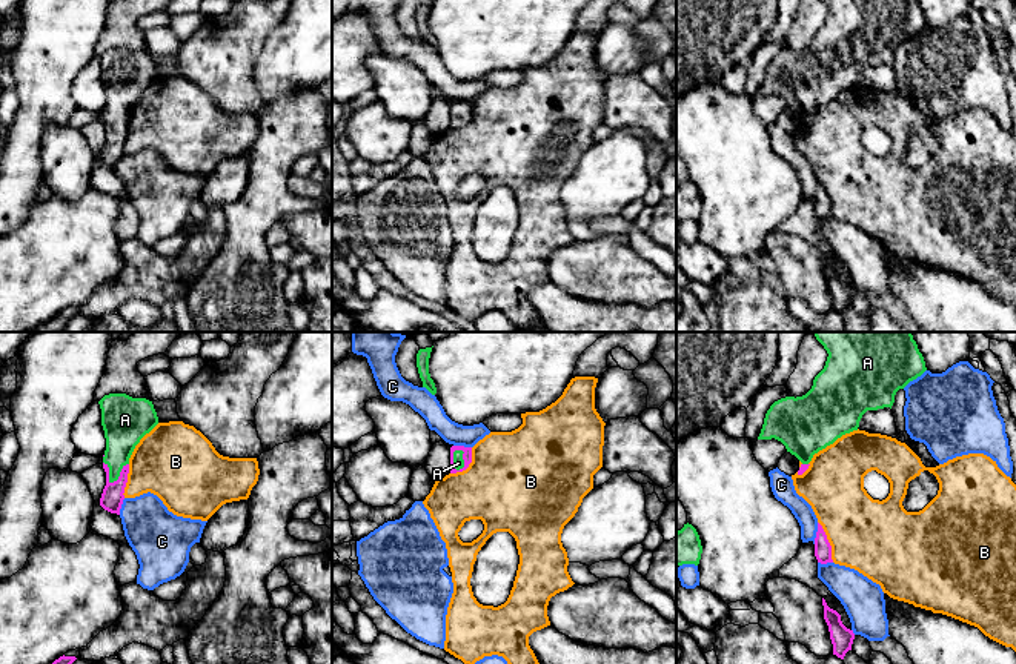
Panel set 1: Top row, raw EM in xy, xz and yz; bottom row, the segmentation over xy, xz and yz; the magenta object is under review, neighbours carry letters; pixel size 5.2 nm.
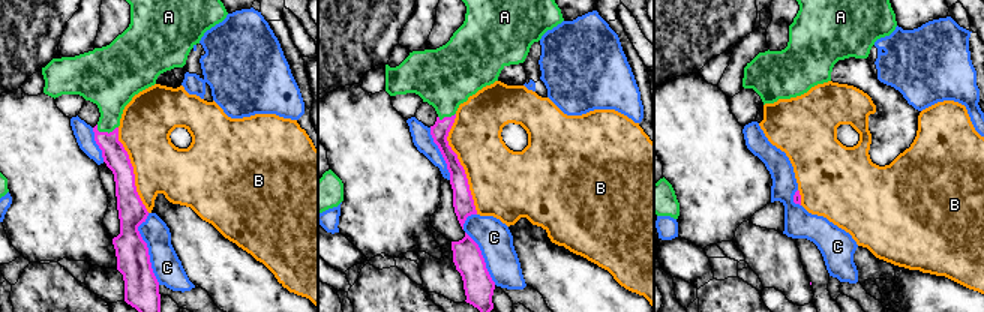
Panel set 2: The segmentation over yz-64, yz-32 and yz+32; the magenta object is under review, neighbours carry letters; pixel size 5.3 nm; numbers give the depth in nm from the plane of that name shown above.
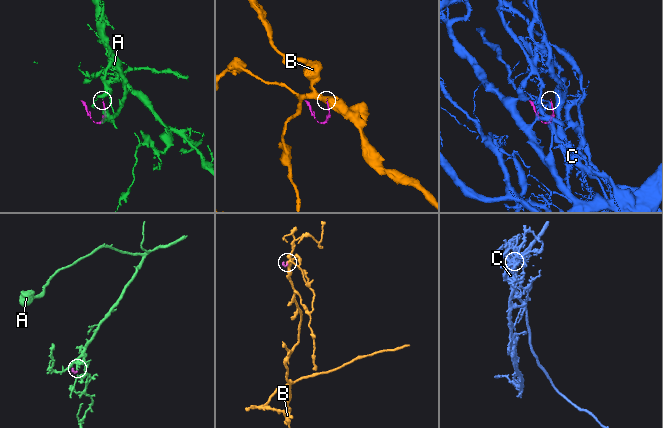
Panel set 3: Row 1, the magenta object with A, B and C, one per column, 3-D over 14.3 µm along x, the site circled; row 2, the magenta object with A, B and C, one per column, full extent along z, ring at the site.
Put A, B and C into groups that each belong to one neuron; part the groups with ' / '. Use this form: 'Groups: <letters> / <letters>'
Groups: A / B / C

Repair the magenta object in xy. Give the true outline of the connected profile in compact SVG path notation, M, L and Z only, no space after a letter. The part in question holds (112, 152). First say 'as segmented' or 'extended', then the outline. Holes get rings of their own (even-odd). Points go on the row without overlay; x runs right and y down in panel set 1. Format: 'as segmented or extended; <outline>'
extended; M126 49L105 51L98 60L106 94L103 112L106 141L100 161L111 169L120 171L129 129L129 114L140 95L158 80L158 72L152 57L132 54Z

